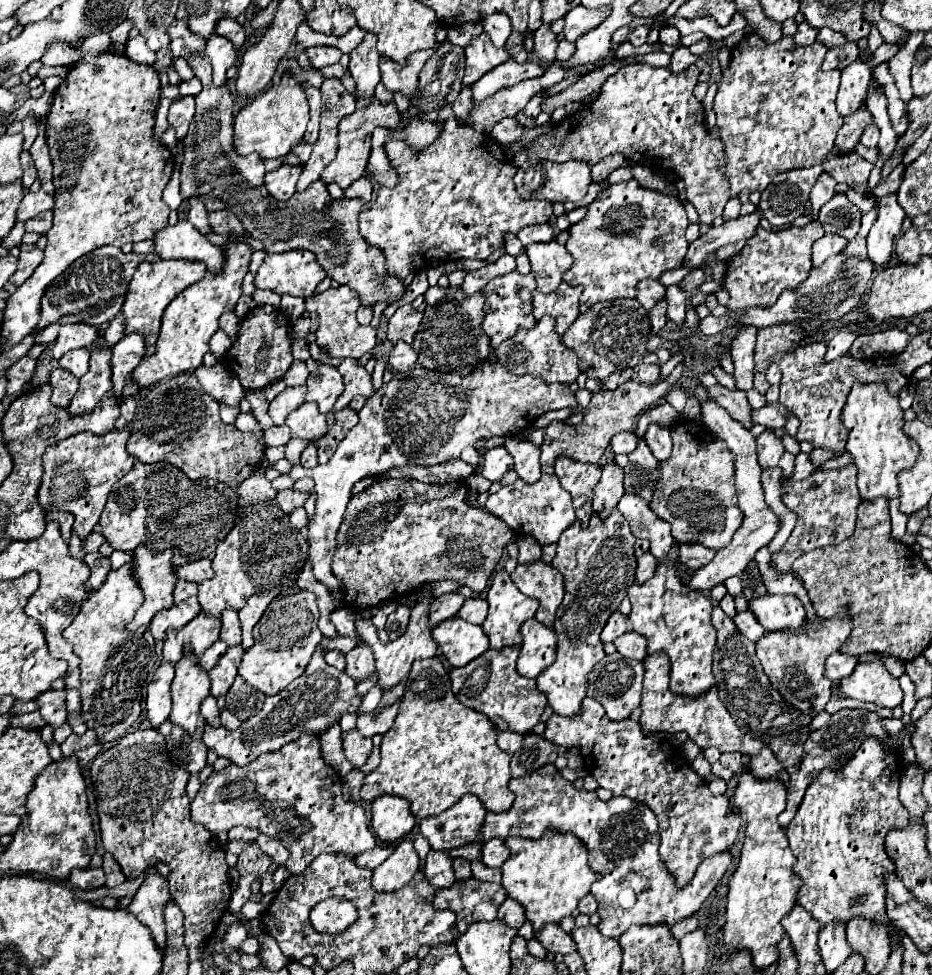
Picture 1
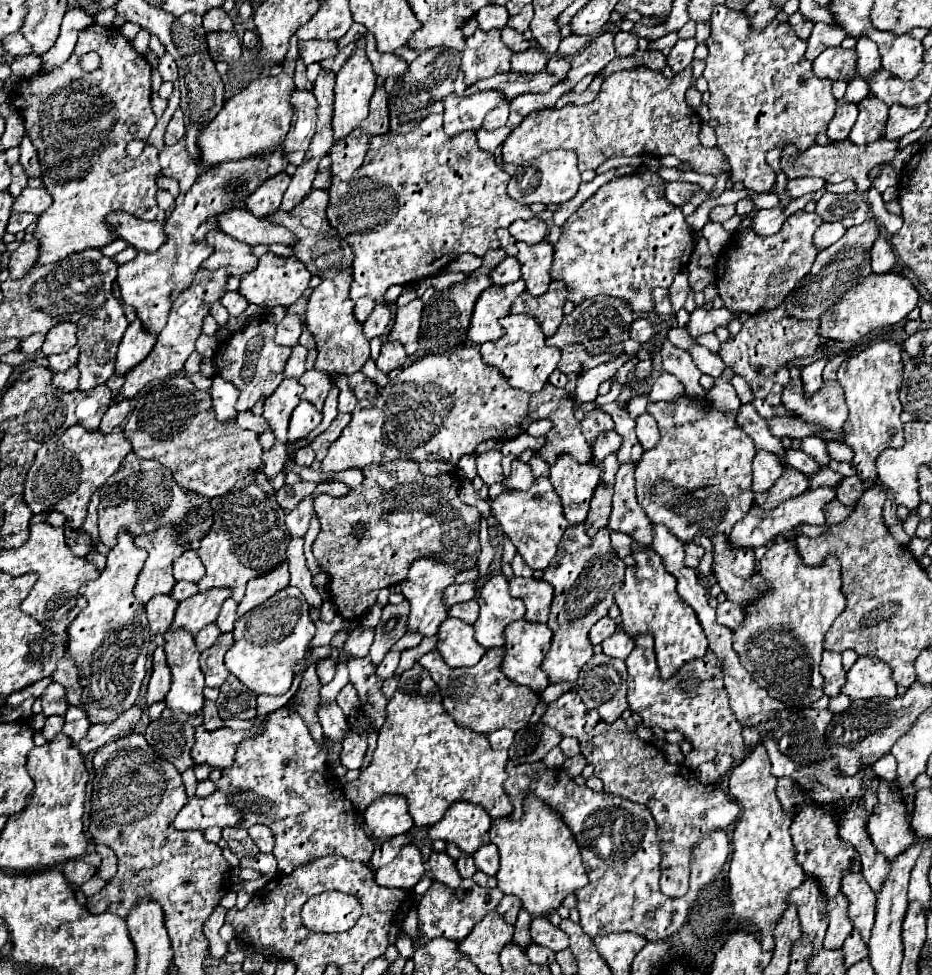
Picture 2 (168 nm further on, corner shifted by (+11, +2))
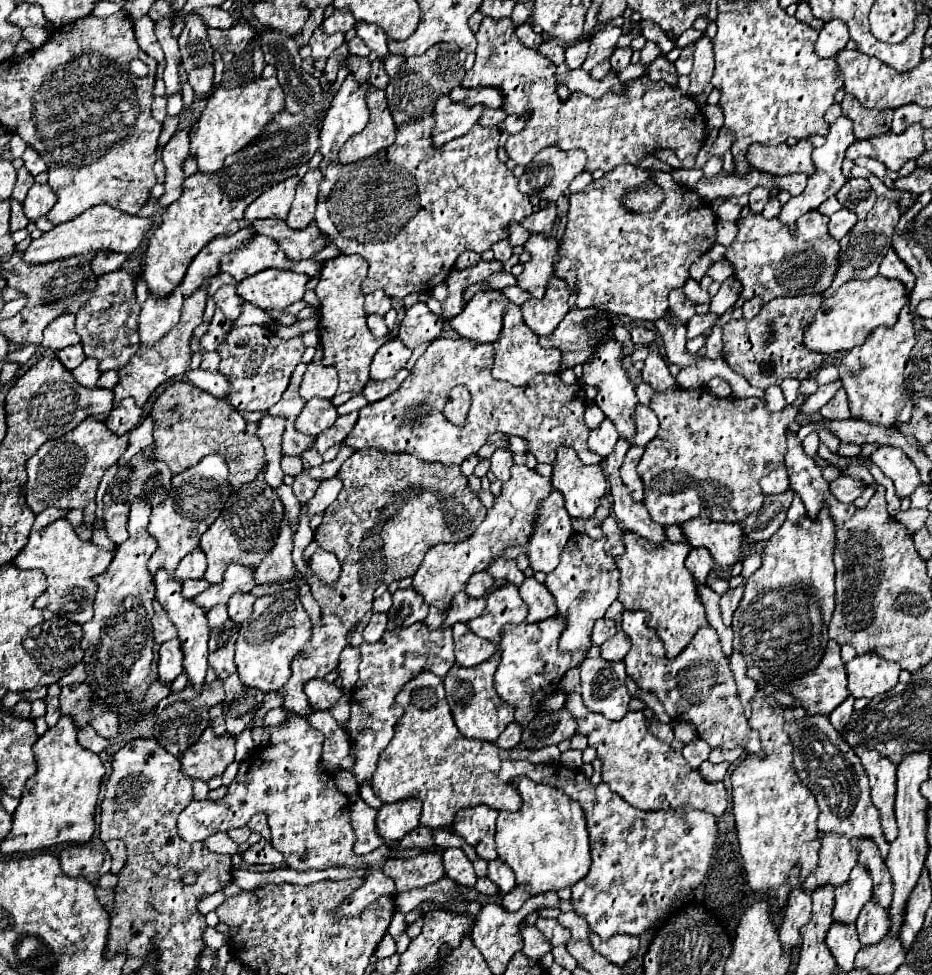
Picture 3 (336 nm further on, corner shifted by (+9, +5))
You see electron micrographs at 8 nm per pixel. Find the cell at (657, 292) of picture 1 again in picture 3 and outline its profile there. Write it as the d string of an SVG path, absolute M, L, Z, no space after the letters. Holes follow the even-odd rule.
M677 288L677 290L673 290L671 294L669 294L669 310L671 310L671 314L679 320L679 322L687 322L691 316L695 316L695 304L689 300L689 298L685 298L685 294L683 294L683 290L681 288Z

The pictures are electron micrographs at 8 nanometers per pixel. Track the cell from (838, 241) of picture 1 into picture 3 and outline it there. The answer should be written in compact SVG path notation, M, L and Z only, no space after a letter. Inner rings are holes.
M839 210L831 216L829 220L829 234L833 234L835 240L841 240L857 222L857 214L853 214L851 210Z

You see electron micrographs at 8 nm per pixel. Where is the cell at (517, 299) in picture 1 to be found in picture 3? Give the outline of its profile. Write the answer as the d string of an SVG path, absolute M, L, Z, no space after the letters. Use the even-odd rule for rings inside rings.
M477 292L457 314L449 320L449 326L471 342L487 342L493 344L501 334L503 326L503 310L509 304L503 292Z

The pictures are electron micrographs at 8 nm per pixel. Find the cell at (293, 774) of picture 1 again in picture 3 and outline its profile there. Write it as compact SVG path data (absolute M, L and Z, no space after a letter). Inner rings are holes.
M291 716L287 722L269 728L269 732L271 742L265 748L259 748L251 760L241 762L239 774L223 800L193 800L181 812L177 822L179 836L185 842L205 842L211 834L241 828L251 816L265 812L269 816L273 846L283 854L287 864L313 864L313 860L331 860L331 852L341 852L341 864L365 864L363 868L371 870L365 884L339 906L341 916L357 916L377 898L393 896L393 880L381 870L389 846L381 846L367 856L353 854L355 834L349 824L349 800L337 790L333 776L319 768L323 734L299 716Z

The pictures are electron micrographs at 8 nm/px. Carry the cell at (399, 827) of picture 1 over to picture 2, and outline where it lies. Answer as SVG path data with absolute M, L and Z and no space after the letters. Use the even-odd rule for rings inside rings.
M383 795L375 799L363 813L367 833L373 839L391 839L407 833L413 827L413 819L407 811L403 795Z

